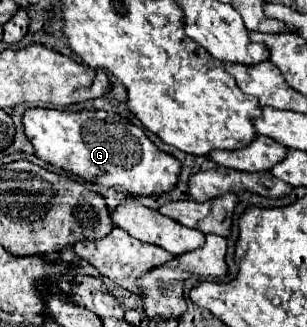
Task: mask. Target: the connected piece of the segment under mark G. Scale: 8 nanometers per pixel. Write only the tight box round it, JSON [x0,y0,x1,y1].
[23,107,181,195]

